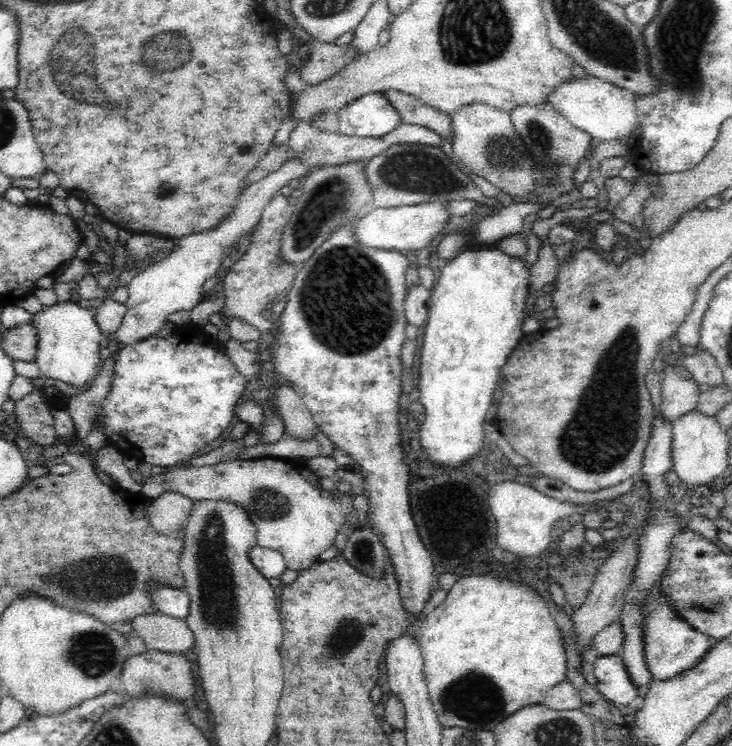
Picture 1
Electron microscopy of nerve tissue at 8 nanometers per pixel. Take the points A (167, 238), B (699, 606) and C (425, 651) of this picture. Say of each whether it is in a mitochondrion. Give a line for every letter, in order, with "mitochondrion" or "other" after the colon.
A: other
B: mitochondrion
C: other

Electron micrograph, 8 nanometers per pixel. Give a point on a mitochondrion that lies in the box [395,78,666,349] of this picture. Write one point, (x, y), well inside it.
(504, 152)

